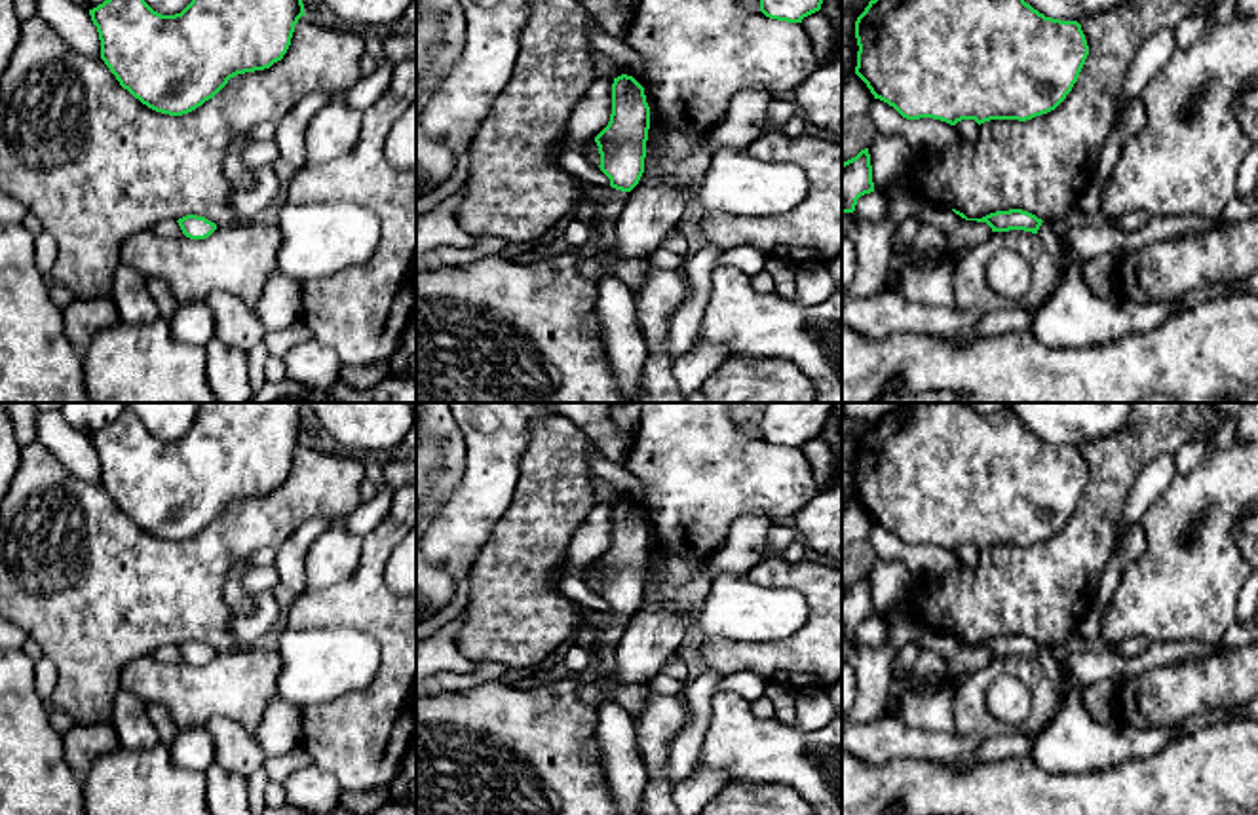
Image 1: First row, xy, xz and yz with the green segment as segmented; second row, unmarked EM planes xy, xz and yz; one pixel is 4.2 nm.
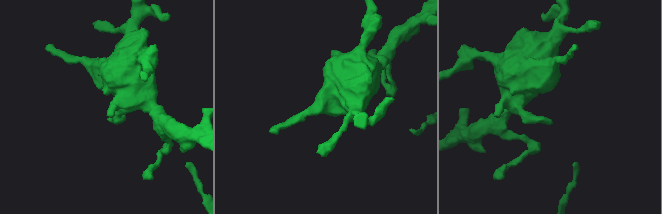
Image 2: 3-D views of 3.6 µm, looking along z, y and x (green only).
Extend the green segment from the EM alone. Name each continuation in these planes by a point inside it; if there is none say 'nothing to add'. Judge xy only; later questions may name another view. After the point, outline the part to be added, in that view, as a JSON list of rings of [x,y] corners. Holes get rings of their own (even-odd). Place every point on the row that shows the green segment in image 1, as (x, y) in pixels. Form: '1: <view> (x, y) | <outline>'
nothing to add

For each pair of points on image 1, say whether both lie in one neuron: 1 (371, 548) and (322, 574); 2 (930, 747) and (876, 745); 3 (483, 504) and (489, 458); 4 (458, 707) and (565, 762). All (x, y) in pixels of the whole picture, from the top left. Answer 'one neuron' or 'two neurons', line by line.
1: two neurons
2: one neuron
3: one neuron
4: one neuron

